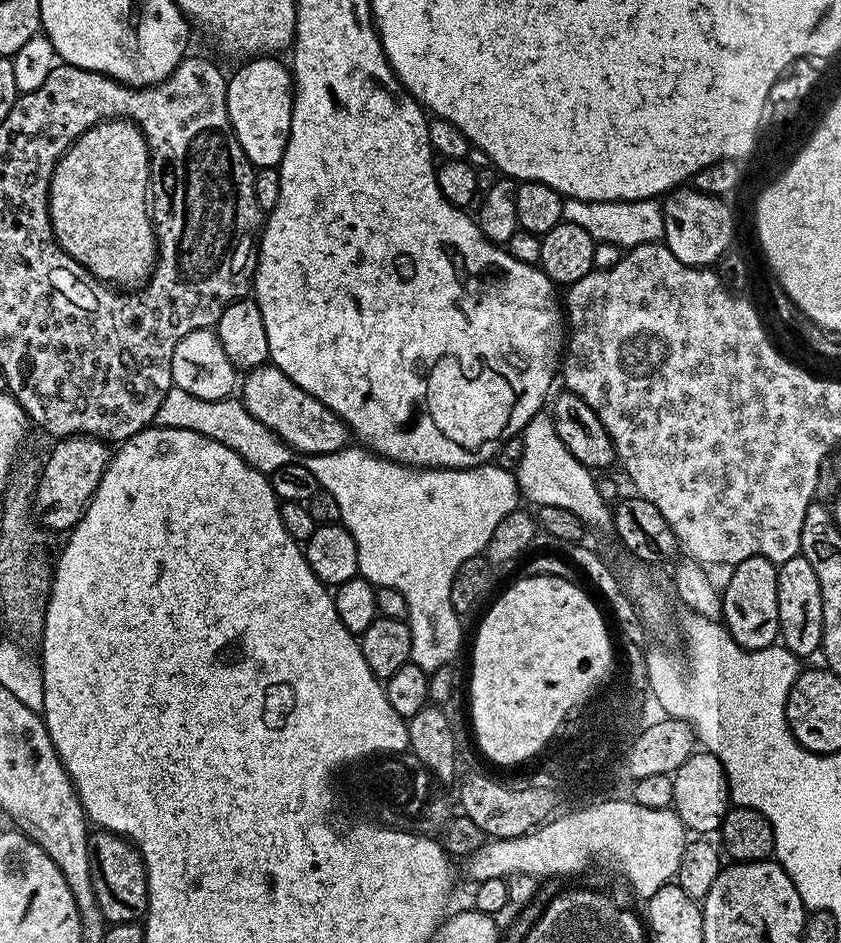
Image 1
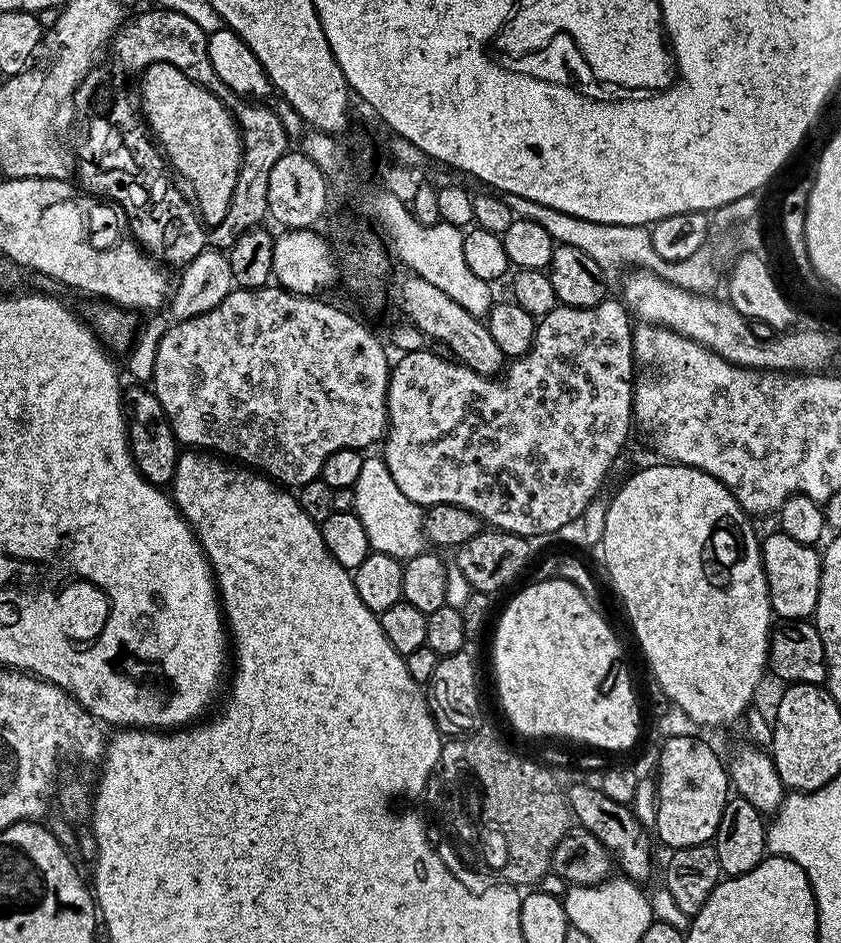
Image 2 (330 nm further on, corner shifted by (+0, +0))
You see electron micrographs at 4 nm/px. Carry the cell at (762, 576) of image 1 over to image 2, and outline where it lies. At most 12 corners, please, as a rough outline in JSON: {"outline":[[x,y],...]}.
{"outline":[[779,530],[760,553],[773,613],[807,621],[821,553]]}

